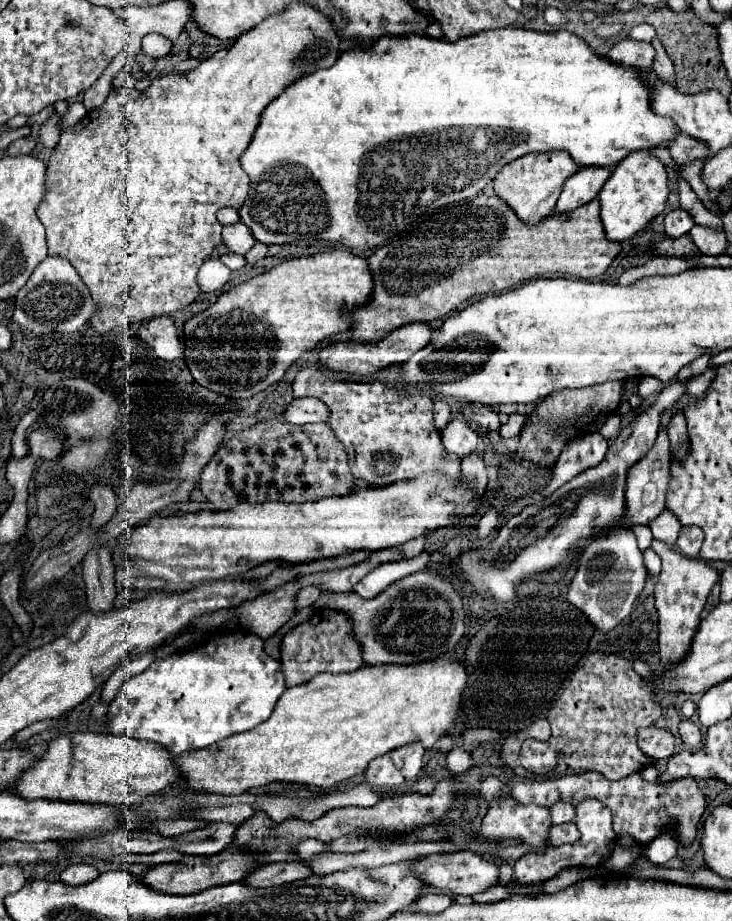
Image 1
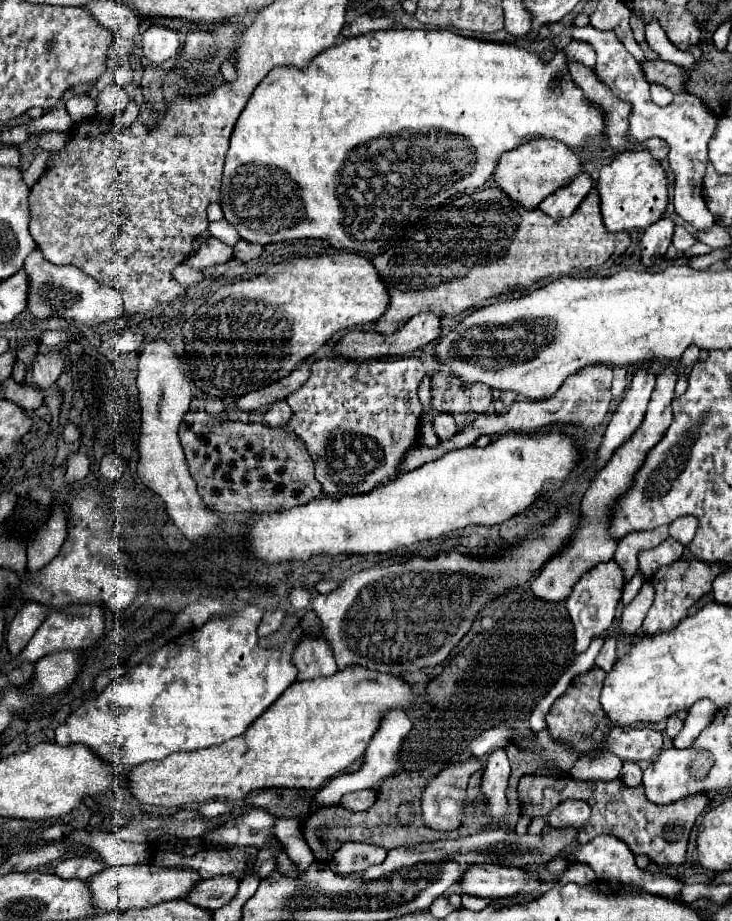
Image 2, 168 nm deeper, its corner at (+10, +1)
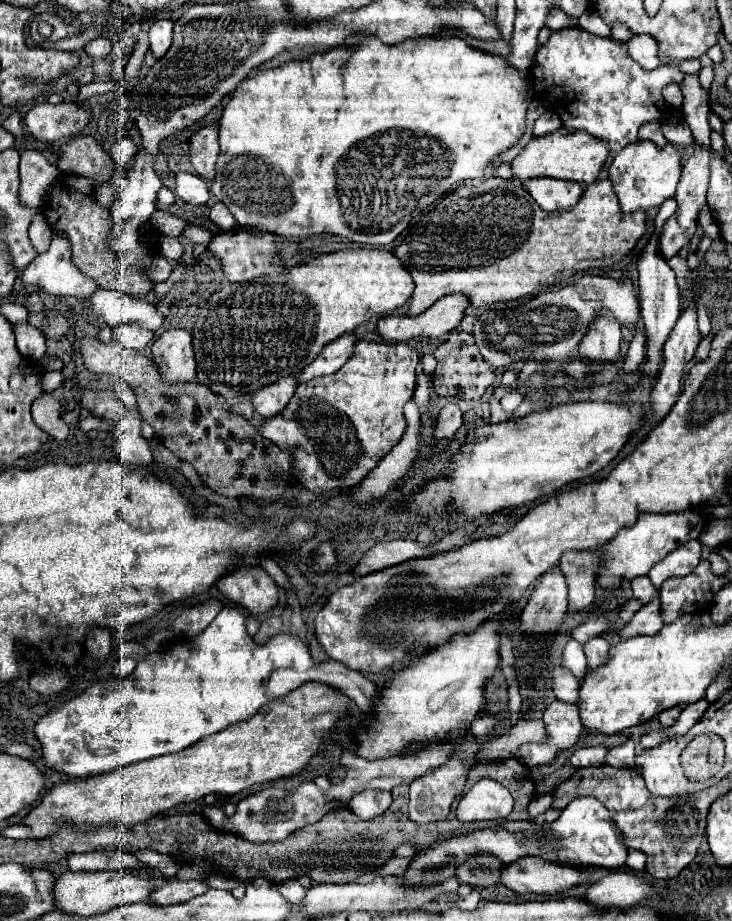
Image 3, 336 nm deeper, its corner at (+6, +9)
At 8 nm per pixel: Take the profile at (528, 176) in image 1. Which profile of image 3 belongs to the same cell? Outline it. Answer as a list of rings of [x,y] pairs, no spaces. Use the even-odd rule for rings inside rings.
[[[561,127],[543,137],[533,137],[527,147],[513,159],[511,169],[521,183],[535,177],[555,177],[589,185],[599,177],[599,171],[603,169],[607,159],[609,147],[605,147],[601,139],[593,139],[593,135],[585,135],[585,131],[569,131]]]

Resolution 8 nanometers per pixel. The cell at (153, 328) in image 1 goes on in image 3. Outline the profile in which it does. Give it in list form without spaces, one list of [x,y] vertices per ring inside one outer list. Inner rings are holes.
[[[137,325],[113,327],[113,335],[115,335],[115,339],[121,341],[121,345],[125,345],[129,349],[135,349],[135,351],[147,347],[155,337],[151,331],[147,331],[143,327],[137,327]]]

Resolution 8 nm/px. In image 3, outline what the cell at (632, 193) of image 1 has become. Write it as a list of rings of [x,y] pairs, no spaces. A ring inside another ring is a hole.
[[[637,141],[637,143],[631,143],[629,147],[625,147],[623,151],[619,151],[615,155],[615,159],[611,161],[609,179],[619,197],[621,209],[625,213],[631,213],[637,209],[647,211],[653,207],[661,207],[663,201],[667,201],[669,197],[675,195],[681,167],[683,167],[681,155],[675,149],[675,145],[671,145],[671,143],[665,143],[665,147],[659,149],[653,141]]]

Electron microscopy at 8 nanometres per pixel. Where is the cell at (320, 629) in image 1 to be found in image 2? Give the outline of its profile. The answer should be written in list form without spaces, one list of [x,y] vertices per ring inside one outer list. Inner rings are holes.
[[[303,635],[293,651],[293,665],[301,681],[333,675],[337,671],[333,649],[323,635]]]

